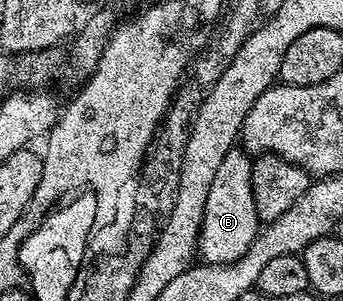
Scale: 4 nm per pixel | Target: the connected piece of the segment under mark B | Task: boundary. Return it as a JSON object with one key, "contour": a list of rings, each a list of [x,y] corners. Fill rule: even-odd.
{"contour":[[[230,148],[228,154],[224,154],[224,162],[216,169],[212,186],[208,186],[197,250],[197,255],[207,264],[231,264],[236,258],[244,258],[258,237],[260,221],[256,214],[256,198],[252,198],[253,165],[251,153],[245,148]]]}

